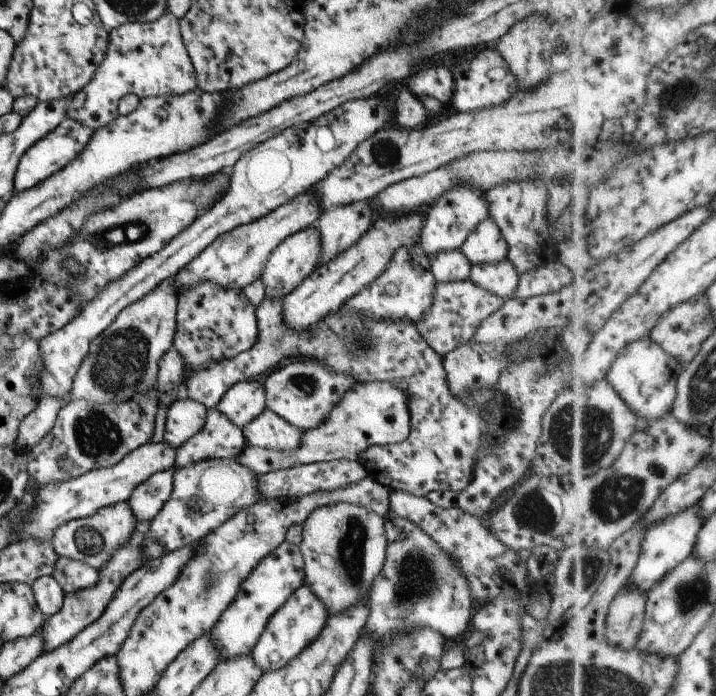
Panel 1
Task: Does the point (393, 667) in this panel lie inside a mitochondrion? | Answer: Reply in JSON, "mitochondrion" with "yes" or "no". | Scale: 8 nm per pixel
{"mitochondrion":"no"}

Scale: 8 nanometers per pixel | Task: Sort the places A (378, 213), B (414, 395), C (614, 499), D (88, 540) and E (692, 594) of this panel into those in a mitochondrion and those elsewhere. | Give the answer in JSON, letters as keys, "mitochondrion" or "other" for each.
{"A":"other","B":"other","C":"mitochondrion","D":"mitochondrion","E":"mitochondrion"}

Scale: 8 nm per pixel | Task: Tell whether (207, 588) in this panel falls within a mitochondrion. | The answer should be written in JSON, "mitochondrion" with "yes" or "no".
{"mitochondrion":"yes"}

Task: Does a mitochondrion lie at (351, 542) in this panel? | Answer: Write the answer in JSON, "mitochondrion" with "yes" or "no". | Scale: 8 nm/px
{"mitochondrion":"yes"}

